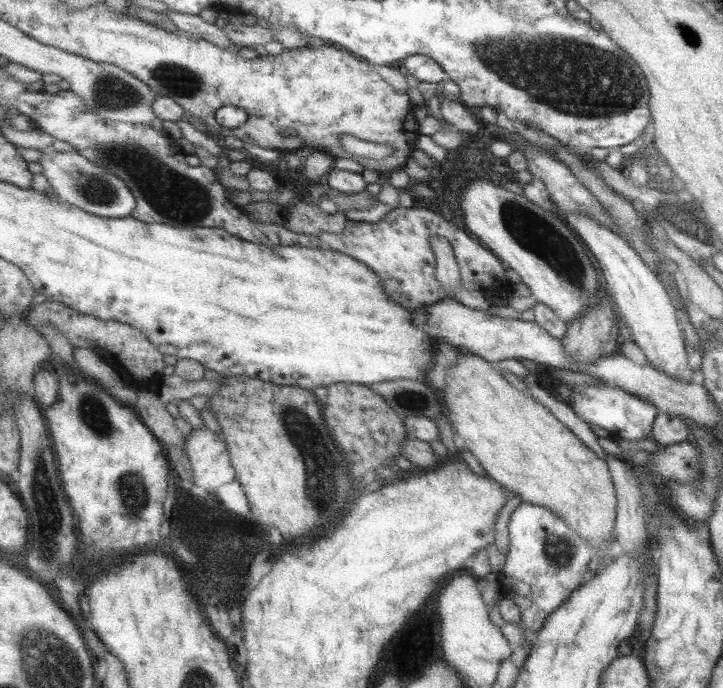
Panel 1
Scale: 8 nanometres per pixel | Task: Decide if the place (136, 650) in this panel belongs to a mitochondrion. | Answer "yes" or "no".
no

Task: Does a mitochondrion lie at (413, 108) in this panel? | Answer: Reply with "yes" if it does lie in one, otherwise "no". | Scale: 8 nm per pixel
no

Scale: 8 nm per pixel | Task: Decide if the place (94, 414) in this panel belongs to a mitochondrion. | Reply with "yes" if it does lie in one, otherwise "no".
yes

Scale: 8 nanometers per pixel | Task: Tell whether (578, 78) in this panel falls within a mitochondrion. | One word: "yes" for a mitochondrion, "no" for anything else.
yes

